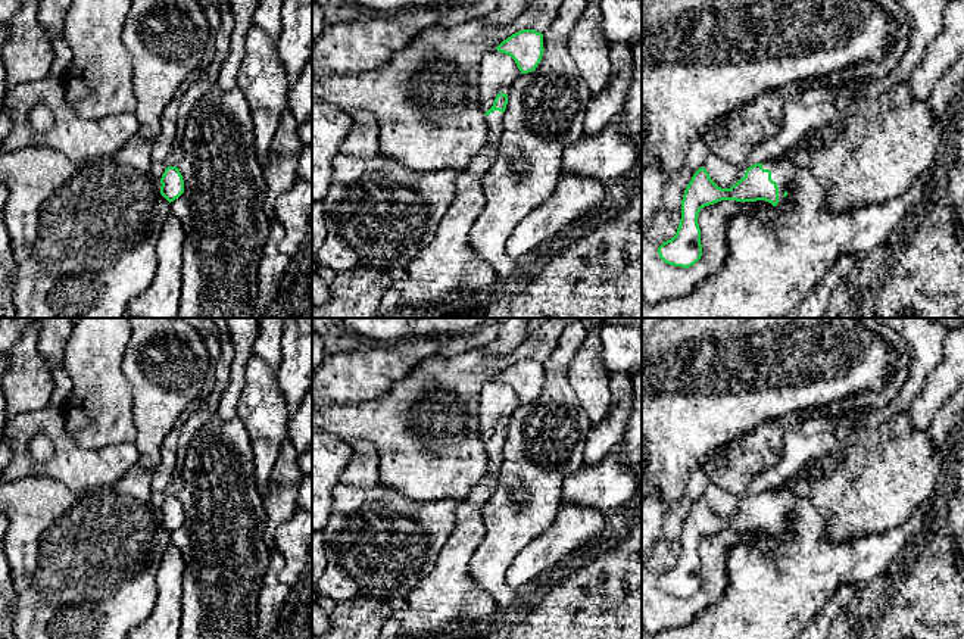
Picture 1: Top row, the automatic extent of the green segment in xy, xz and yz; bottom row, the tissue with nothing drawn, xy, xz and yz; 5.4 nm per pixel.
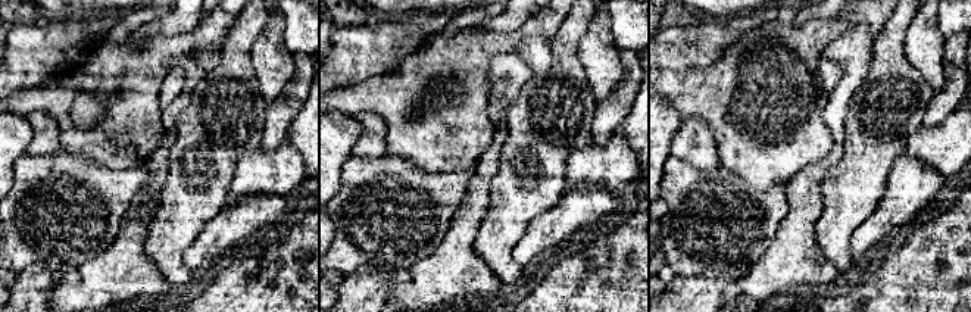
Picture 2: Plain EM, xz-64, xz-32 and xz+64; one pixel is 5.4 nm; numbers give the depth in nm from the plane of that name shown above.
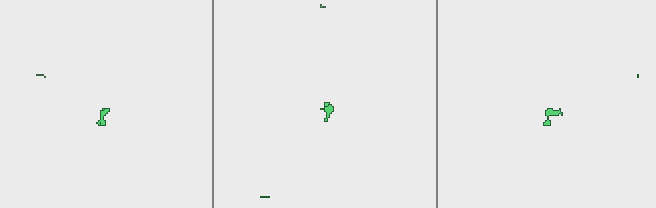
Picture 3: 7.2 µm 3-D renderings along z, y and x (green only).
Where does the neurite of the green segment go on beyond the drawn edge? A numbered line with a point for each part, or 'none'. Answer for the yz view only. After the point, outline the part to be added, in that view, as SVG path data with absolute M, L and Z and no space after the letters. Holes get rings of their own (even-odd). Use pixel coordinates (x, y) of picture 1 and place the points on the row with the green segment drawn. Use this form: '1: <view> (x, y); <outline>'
1: yz (771, 267); M789 152L777 160L764 162L762 168L770 169L771 180L777 183L777 205L786 186L790 181L795 184L789 191L792 206L776 222L746 215L731 218L723 268L683 297L658 305L649 305L642 297L642 318L784 318L804 302L842 255L865 255L883 244L892 230L921 200L924 187L933 177L932 166L899 197L836 213L826 208L827 191L808 168L792 165Z

